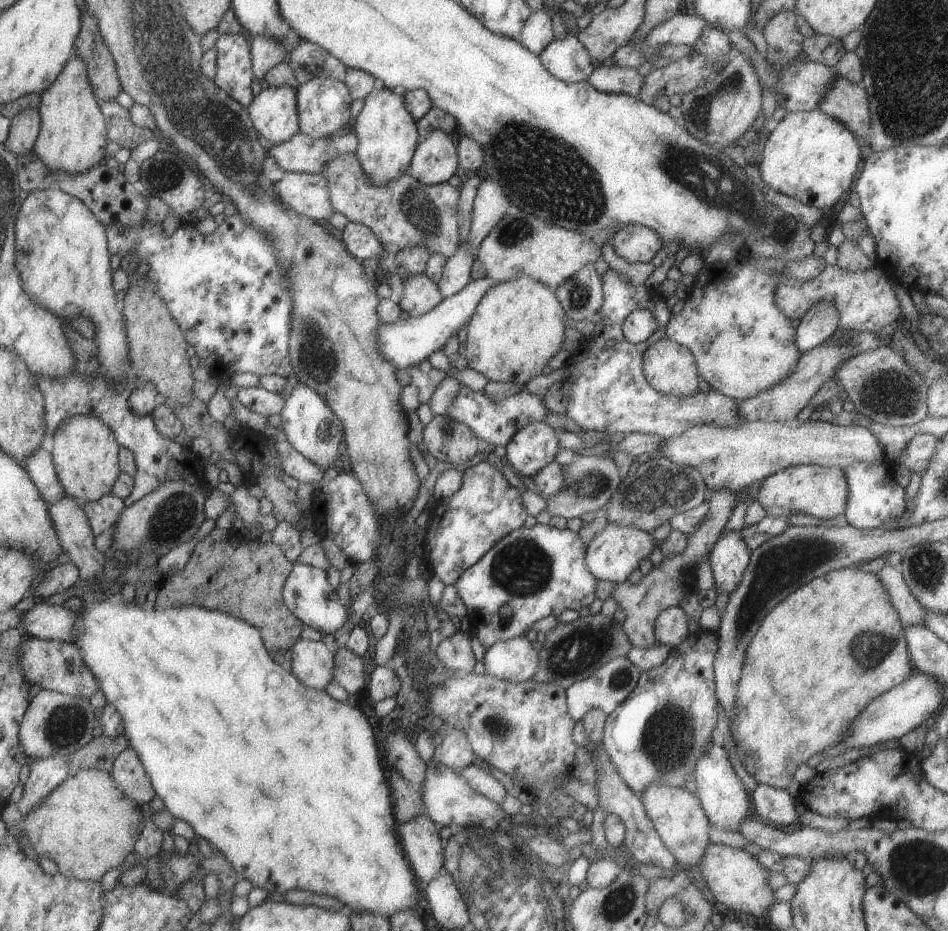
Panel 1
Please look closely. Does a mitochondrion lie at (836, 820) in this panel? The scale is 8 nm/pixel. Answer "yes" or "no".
no

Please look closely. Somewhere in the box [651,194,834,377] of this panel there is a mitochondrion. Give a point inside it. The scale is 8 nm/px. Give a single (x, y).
(783, 234)

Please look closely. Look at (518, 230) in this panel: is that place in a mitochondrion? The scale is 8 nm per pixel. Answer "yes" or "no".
yes

